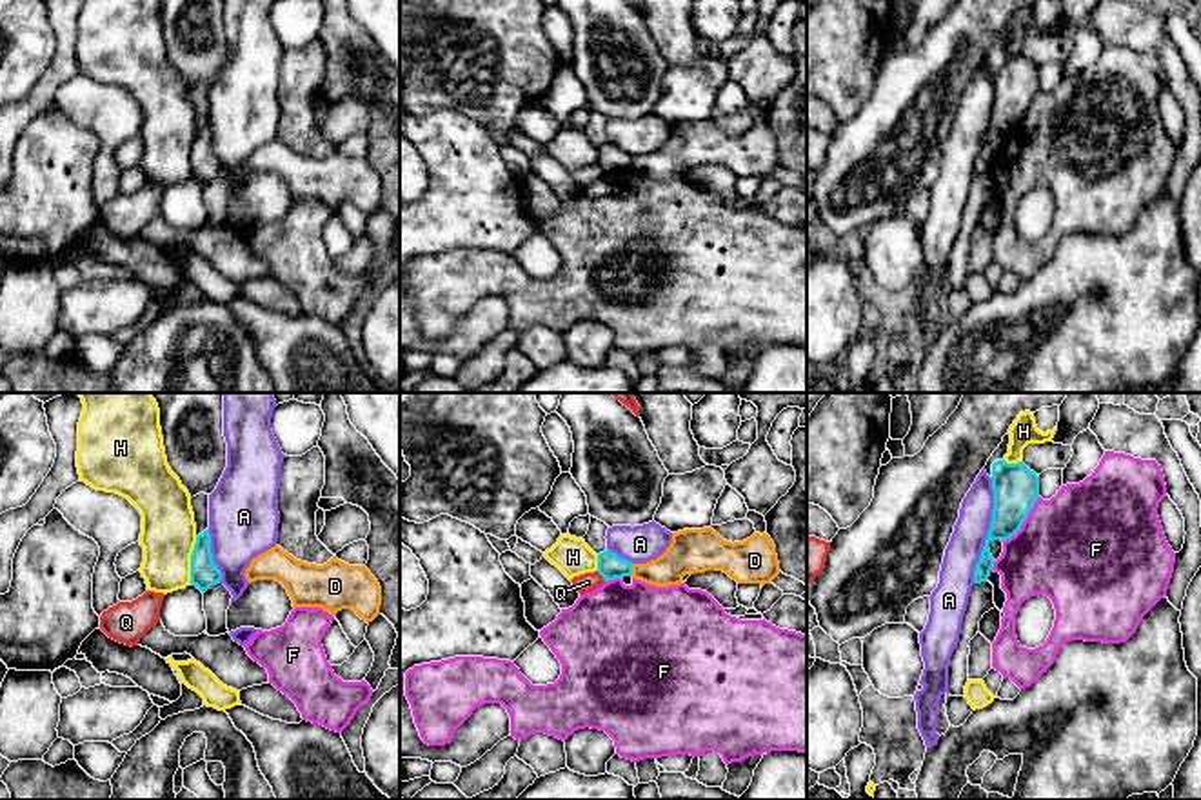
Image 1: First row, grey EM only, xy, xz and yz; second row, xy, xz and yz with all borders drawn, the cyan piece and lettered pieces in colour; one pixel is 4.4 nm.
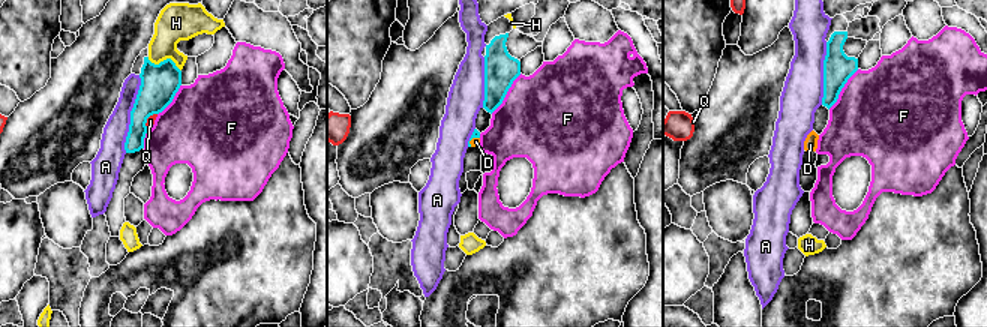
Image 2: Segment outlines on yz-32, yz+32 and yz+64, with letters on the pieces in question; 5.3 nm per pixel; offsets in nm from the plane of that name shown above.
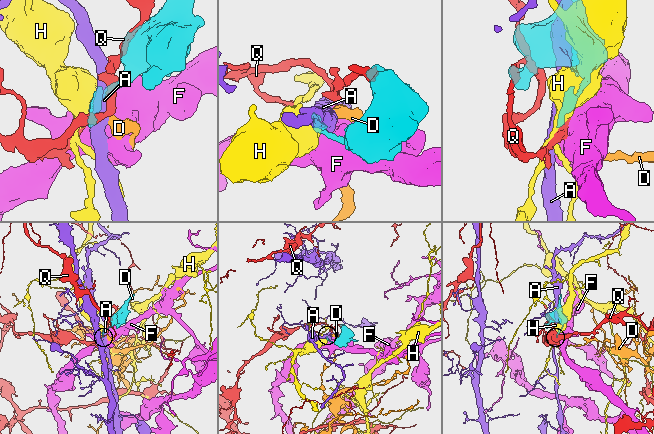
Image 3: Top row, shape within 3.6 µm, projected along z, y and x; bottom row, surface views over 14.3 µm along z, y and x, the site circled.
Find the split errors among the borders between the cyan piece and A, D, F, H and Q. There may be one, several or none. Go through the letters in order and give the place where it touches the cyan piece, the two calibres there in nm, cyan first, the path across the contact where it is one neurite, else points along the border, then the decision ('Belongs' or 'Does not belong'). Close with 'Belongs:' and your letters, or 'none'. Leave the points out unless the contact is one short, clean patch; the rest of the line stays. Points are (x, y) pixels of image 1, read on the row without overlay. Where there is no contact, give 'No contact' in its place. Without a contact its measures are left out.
A: Touches cyan at yz (989, 124). Thickness 200 nm (cyan) against 160 nm. Does not belong
D: Touches cyan at xz (631, 162). Thickness 120 nm (cyan) against 170 nm. Boundary: xz (635, 157), (629, 168). Does not belong
F: Touches cyan at yz (1025, 111). Thickness 200 nm (cyan) against 480 nm. Does not belong
H: Touches cyan at xy (191, 153). Thickness 130 nm (cyan) against 240 nm. Does not belong
Q: Touches cyan at xz (602, 168). Thickness 120 nm (cyan) against 90 nm. Boundary: xz (596, 164), (605, 173). Does not belong
Belongs: none

